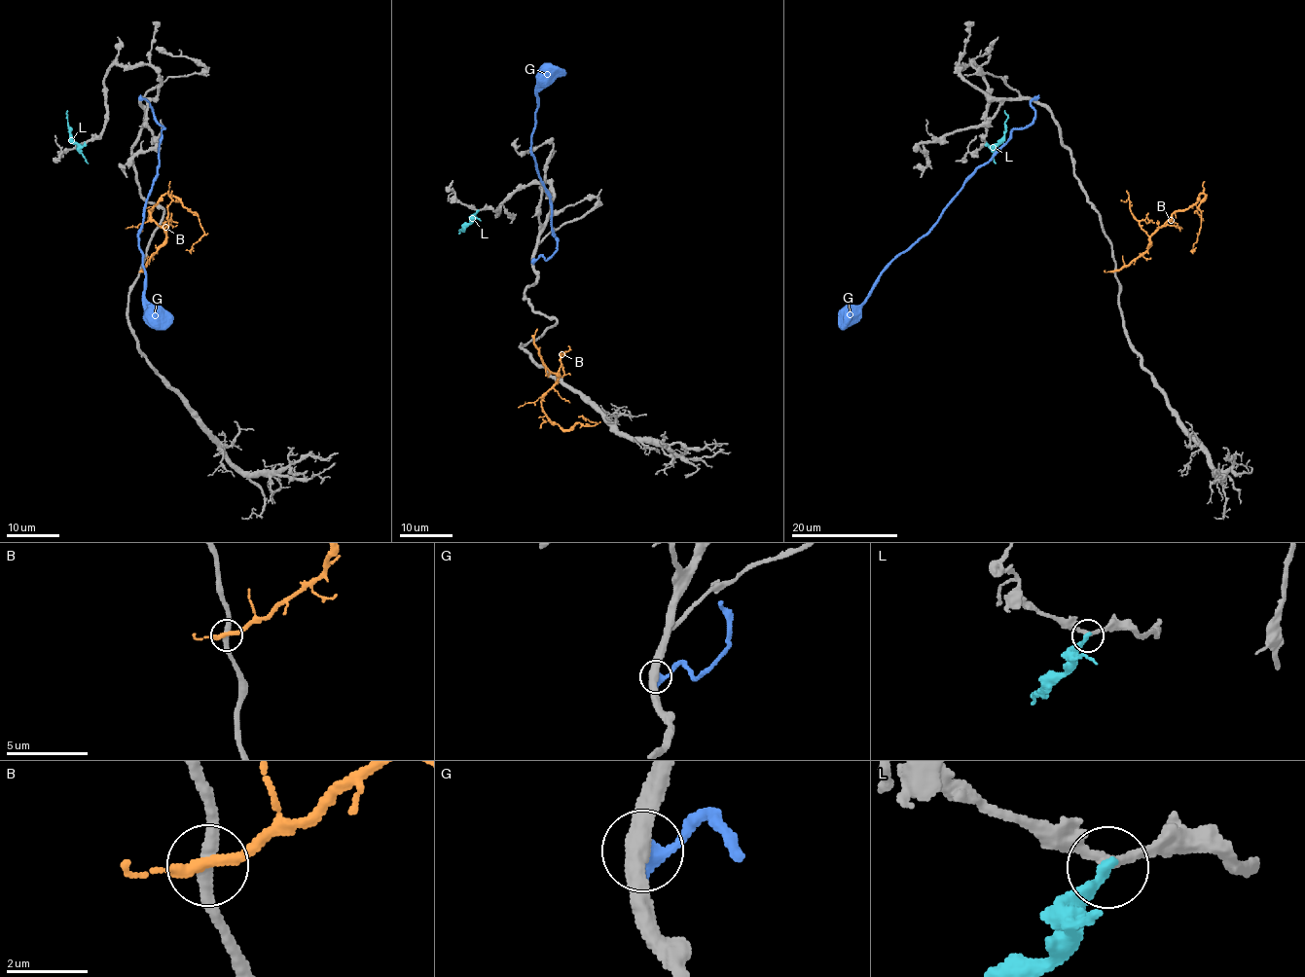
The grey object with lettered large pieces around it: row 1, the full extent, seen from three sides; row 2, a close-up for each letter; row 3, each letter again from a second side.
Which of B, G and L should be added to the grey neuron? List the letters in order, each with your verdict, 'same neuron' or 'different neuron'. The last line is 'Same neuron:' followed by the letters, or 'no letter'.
B: different neuron
G: different neuron
L: same neuron
Same neuron: L

